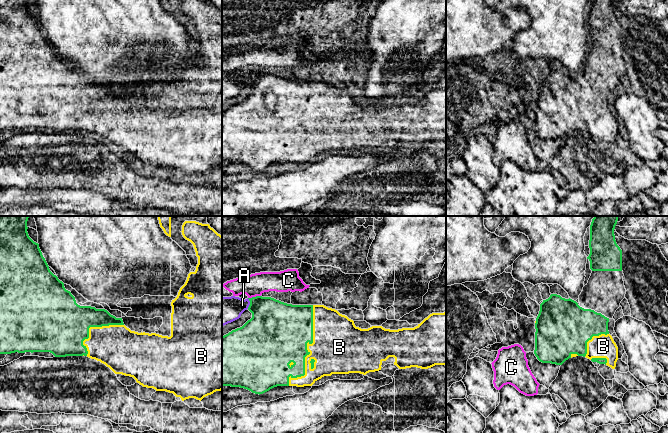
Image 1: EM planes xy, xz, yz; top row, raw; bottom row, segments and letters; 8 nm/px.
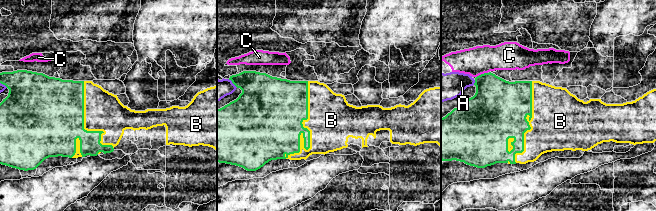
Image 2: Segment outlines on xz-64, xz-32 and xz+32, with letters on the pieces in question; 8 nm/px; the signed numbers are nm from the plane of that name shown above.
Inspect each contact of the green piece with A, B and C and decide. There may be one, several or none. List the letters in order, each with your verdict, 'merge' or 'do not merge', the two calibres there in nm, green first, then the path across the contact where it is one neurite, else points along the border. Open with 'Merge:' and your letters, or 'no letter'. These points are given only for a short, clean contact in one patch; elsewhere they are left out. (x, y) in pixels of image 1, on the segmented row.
Merge: B
A: do not merge; 360 nm thick on the green side, 220 nm on the other
B: merge; 480 nm thick on the green side, 420 nm on the other
C: do not merge; 340 nm thick on the green side, 180 nm on the other; border along xz (260, 295), (248, 298)

